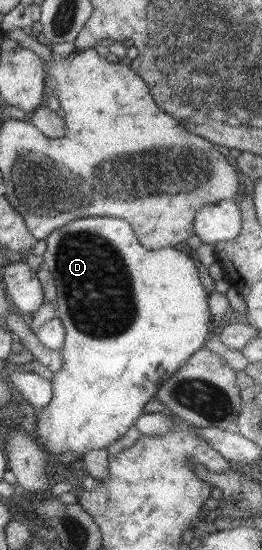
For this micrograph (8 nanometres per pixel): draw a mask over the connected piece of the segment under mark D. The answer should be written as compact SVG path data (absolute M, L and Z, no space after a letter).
M84 217L74 219L70 223L64 223L62 227L50 231L43 238L45 251L43 252L43 264L50 272L54 280L56 290L56 305L54 316L58 317L65 329L63 347L59 350L62 357L60 370L52 374L51 402L40 412L36 412L36 432L40 444L46 448L46 454L51 461L58 461L53 456L58 454L74 454L82 458L84 452L106 448L126 433L131 425L137 425L143 416L143 406L156 394L160 381L168 379L186 359L201 348L202 341L208 333L208 322L214 321L208 313L206 290L203 288L201 278L198 275L196 266L192 263L189 255L186 255L172 246L160 250L147 250L139 244L137 237L129 223L123 219L110 219L110 217Z

